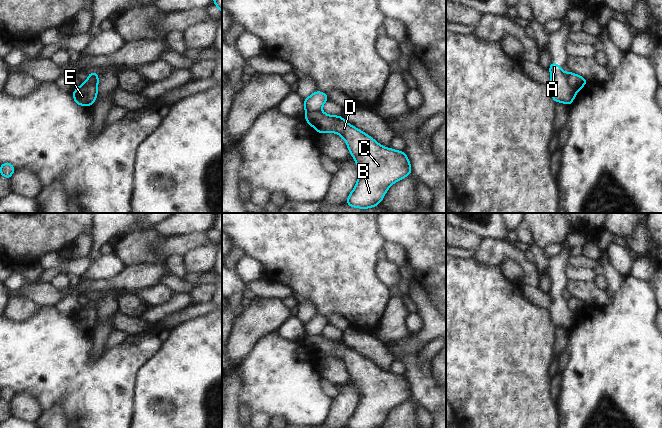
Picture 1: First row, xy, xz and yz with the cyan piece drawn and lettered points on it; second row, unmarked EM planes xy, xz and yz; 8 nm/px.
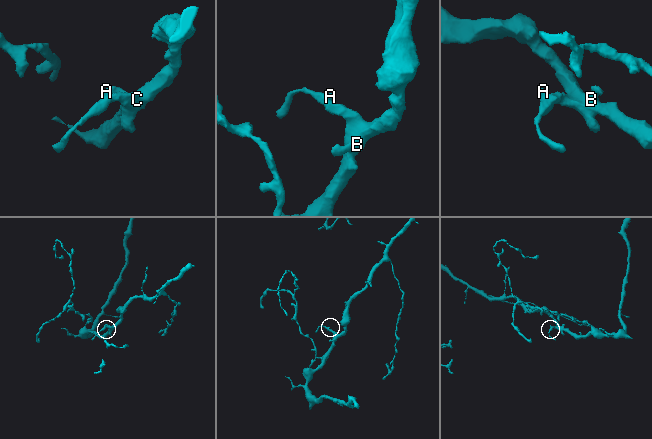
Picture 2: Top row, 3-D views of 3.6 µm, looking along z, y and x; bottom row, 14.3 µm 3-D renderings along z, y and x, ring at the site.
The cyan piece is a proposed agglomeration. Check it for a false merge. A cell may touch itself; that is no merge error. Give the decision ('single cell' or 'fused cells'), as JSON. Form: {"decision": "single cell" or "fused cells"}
{"decision": "fused cells"}

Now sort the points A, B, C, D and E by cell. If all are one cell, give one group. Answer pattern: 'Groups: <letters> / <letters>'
Groups: A E / B C D.

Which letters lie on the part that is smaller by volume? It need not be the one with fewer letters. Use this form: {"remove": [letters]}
{"remove": ["A", "E"]}

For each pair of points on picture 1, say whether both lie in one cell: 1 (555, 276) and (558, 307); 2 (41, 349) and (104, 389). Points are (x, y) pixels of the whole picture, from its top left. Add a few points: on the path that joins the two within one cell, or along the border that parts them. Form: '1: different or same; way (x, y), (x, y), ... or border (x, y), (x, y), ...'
1: same; way (558, 284), (558, 299)
2: same; way (57, 365), (74, 382), (88, 389)

